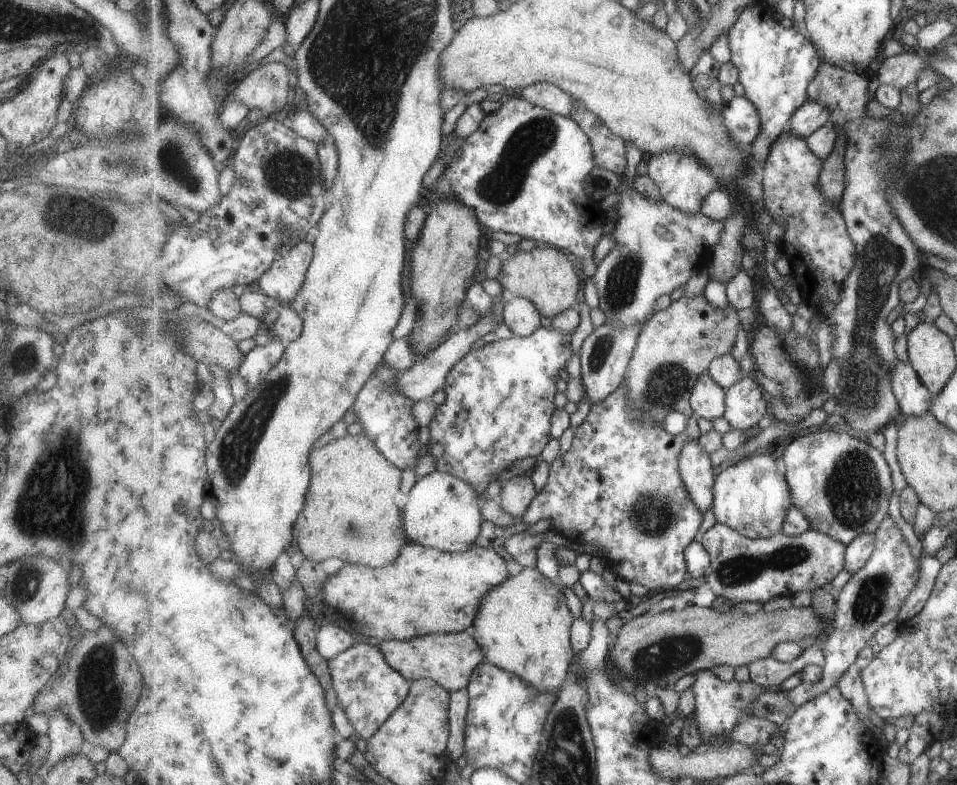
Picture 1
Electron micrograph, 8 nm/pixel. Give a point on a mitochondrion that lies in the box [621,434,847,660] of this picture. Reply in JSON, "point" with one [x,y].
{"point":[738,570]}

